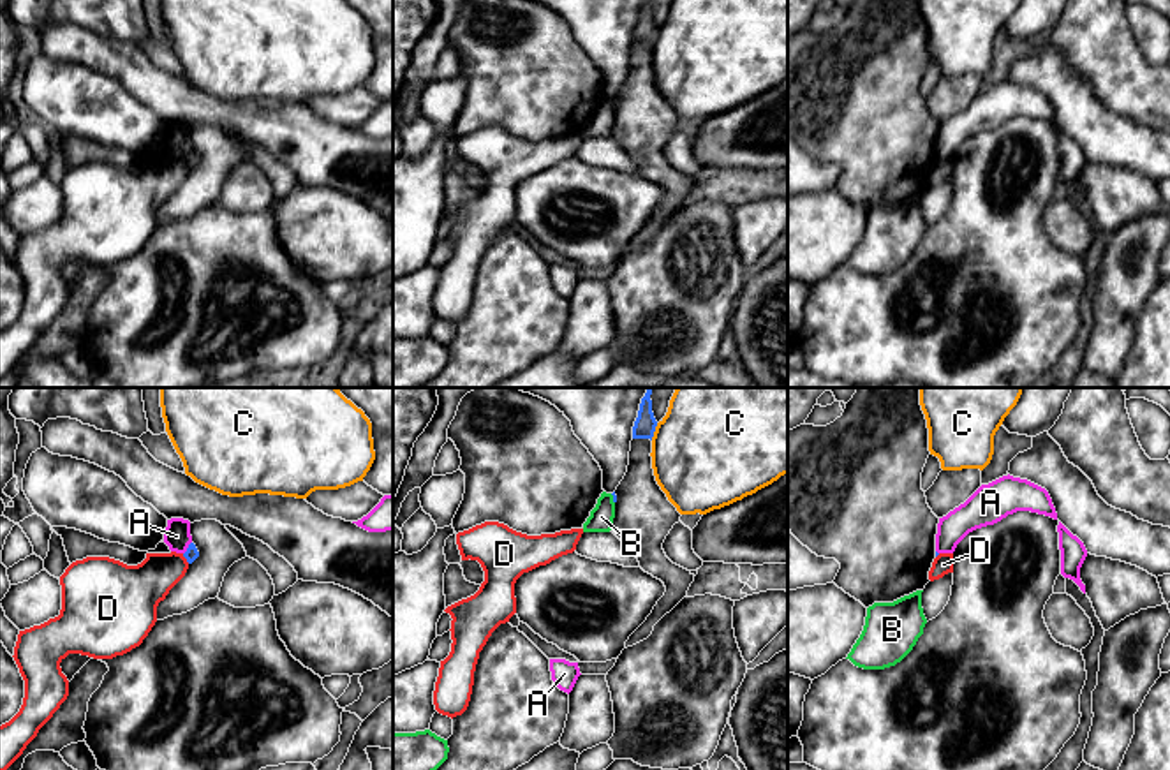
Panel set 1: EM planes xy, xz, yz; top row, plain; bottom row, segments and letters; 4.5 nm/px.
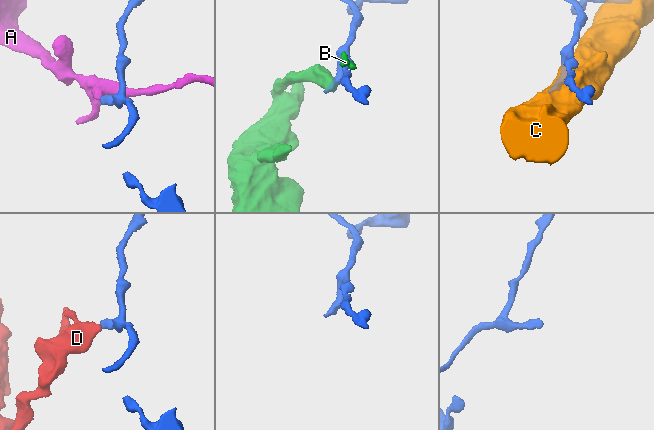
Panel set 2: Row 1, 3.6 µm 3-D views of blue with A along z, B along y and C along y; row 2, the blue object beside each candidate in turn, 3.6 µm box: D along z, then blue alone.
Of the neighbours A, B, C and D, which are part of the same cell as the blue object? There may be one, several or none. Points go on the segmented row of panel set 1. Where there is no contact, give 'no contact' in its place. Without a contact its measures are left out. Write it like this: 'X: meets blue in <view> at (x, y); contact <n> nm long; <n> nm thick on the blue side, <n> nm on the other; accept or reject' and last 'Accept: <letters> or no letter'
A: meets blue in xy at (187, 548); contact 70 nm long; 60 nm thick on the blue side, 120 nm on the other; reject
B: meets blue in xz at (614, 499); contact 50 nm long; 20 nm thick on the blue side, 110 nm on the other; reject
C: meets blue in xz at (654, 430); contact 90 nm long; 100 nm thick on the blue side, 480 nm on the other; reject
D: meets blue in xy at (185, 557); contact 60 nm long; 60 nm thick on the blue side, 220 nm on the other; reject
Accept: no letter

